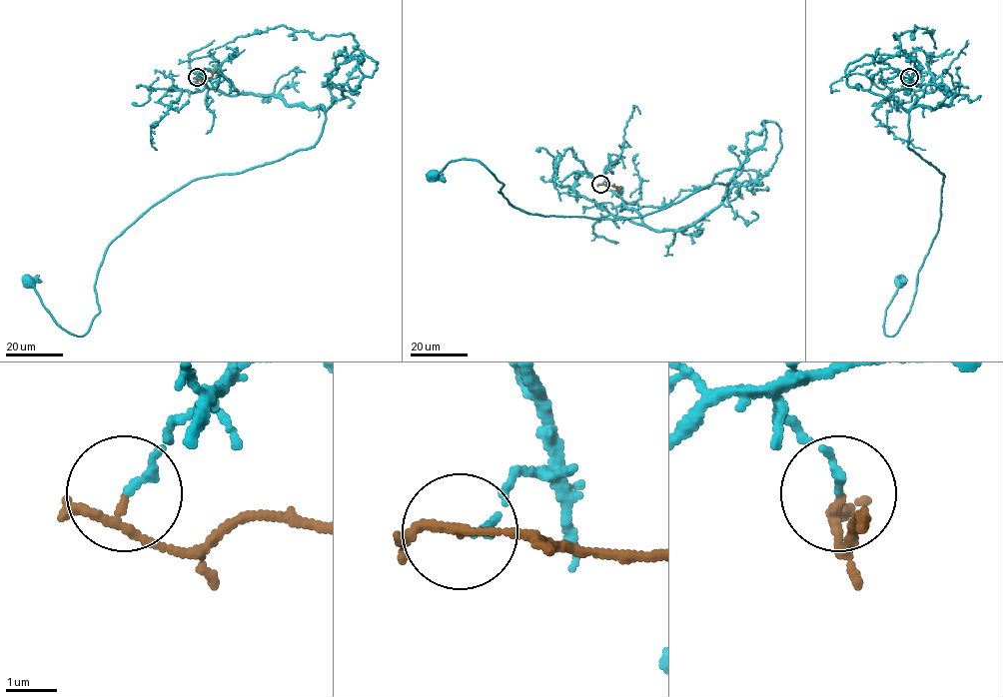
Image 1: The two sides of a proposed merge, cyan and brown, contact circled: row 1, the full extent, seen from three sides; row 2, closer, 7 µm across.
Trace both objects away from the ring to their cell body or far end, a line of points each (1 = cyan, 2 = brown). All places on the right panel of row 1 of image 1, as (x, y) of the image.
1: (909, 77), (928, 72), (955, 95), (909, 115), (908, 147), (944, 176), (909, 312), (887, 336), (899, 280)
2: (909, 77), (909, 80), (914, 73), (912, 68)

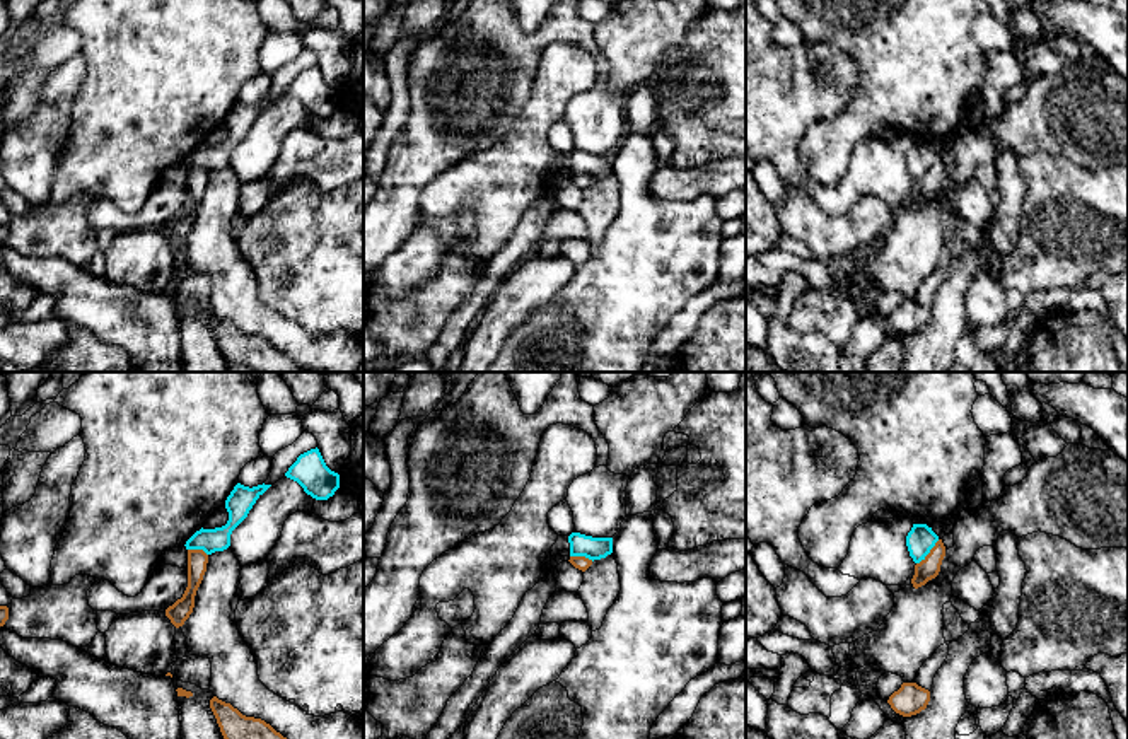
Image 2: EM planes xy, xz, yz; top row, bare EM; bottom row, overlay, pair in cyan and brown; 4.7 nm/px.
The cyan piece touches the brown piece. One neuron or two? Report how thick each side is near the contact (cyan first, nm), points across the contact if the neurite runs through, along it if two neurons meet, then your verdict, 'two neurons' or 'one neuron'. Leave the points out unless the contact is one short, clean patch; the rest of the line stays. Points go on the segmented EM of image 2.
calibres 140 and 100 nm; border yz (939, 540), (917, 564); two neurons

